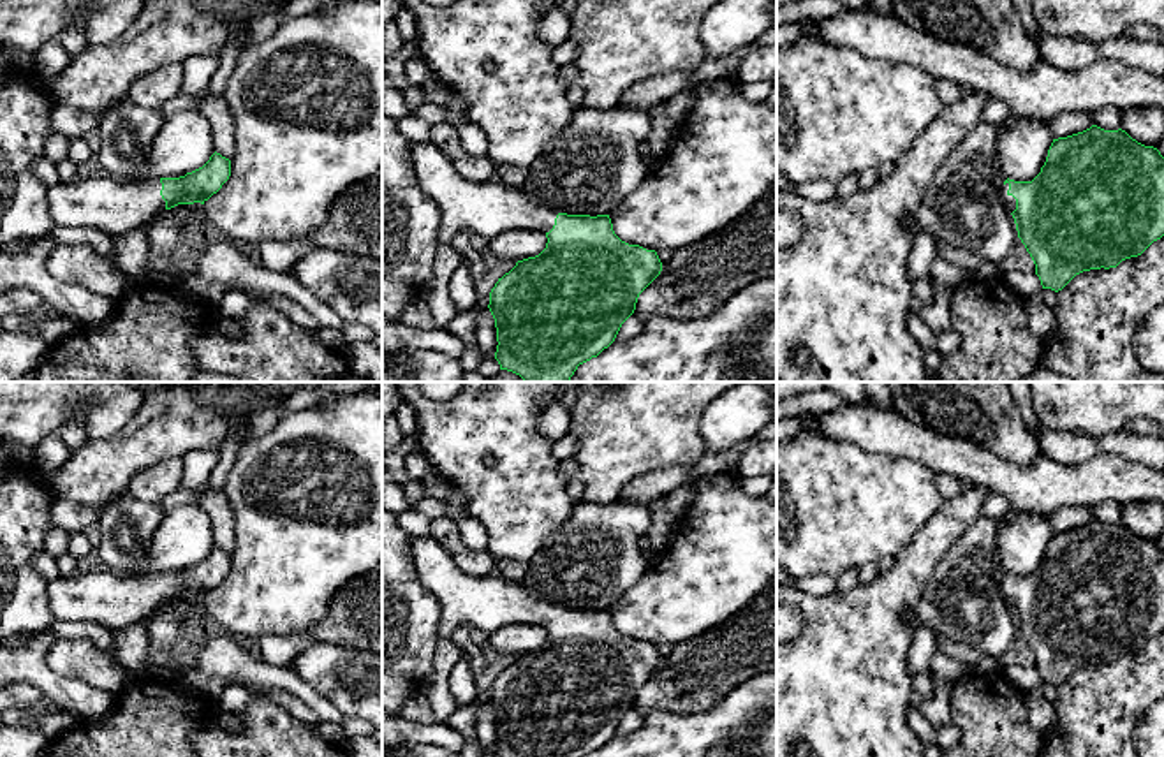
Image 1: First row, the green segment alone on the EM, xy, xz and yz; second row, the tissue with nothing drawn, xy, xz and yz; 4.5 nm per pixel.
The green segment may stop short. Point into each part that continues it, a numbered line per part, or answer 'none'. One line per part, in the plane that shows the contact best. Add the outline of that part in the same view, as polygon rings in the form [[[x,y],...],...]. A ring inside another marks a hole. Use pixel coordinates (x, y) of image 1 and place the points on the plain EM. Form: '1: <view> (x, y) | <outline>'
1: yz (1009, 595) | [[[1006,577],[1006,579],[1002,581],[1000,592],[1002,592],[1004,599],[1006,599],[1006,604],[1007,604],[1009,607],[1013,607],[1013,606],[1016,604],[1016,593],[1014,593],[1013,590],[1009,590],[1007,584],[1009,584],[1009,577]]]

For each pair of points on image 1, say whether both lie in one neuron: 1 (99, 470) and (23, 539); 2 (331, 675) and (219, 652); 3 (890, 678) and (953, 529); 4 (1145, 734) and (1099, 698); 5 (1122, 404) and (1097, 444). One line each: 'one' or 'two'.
1: two
2: two
3: one
4: two
5: two

